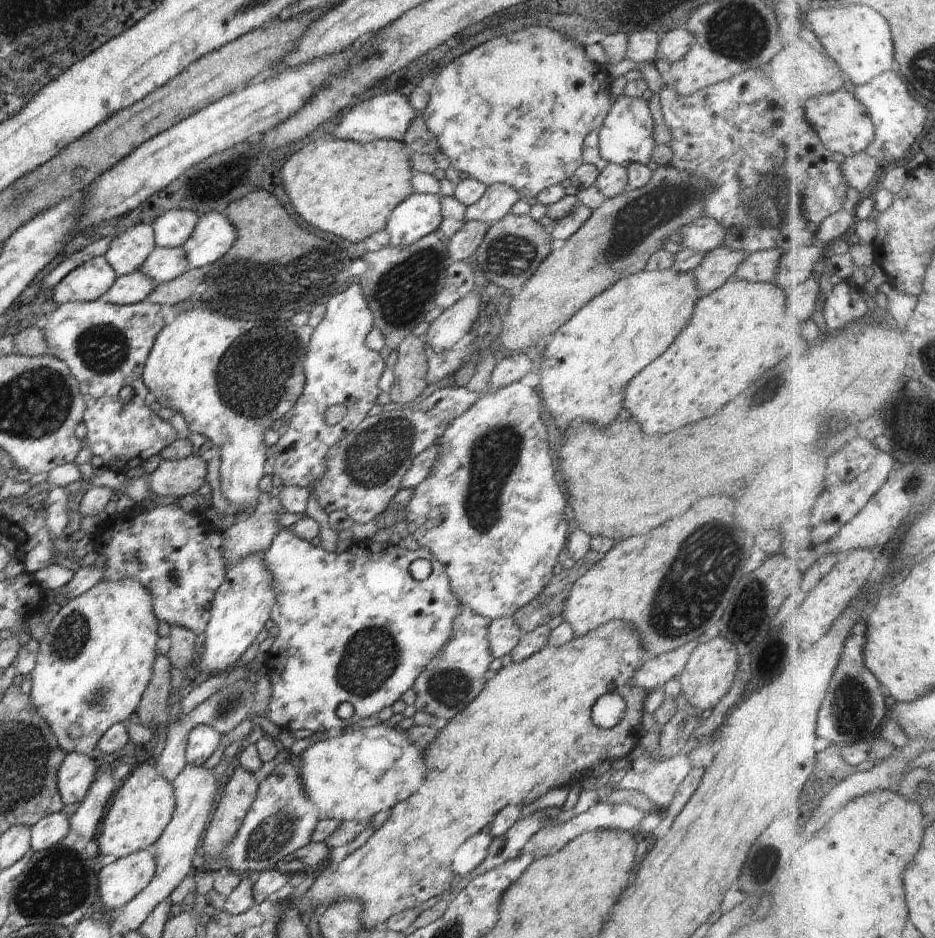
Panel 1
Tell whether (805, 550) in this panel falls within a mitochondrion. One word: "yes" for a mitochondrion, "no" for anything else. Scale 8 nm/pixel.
no

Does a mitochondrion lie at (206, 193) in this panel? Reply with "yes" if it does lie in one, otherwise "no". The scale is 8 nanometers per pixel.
no

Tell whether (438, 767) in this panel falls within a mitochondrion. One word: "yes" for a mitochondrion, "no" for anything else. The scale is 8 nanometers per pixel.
no

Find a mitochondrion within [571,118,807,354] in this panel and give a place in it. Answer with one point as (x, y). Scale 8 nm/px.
(634, 220)

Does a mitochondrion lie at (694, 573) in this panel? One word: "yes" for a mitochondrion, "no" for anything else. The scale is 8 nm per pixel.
yes

